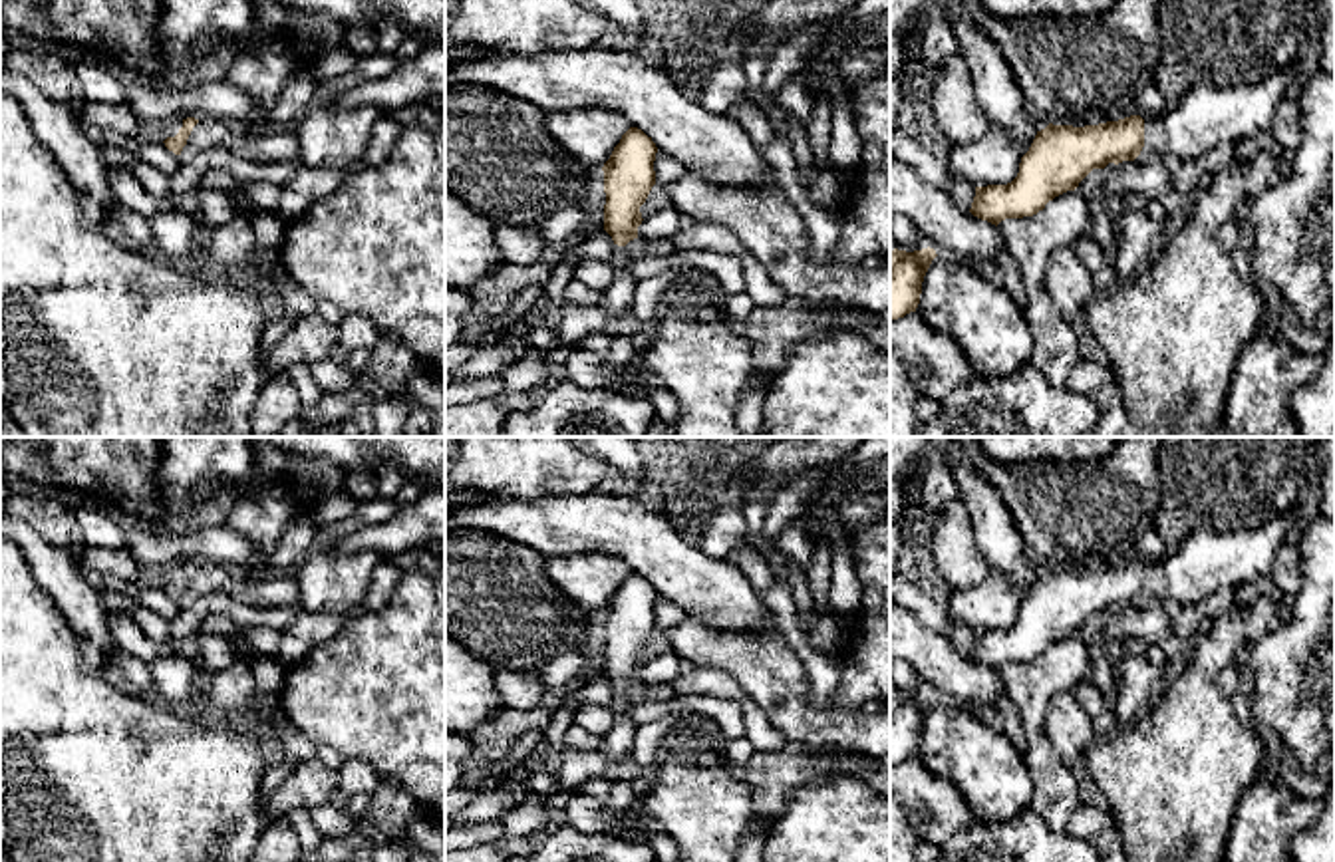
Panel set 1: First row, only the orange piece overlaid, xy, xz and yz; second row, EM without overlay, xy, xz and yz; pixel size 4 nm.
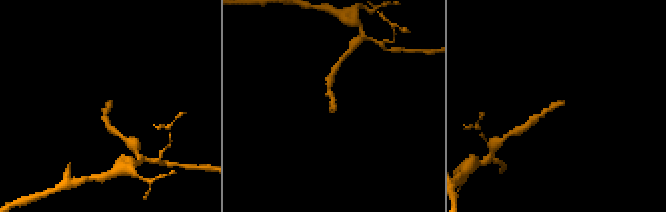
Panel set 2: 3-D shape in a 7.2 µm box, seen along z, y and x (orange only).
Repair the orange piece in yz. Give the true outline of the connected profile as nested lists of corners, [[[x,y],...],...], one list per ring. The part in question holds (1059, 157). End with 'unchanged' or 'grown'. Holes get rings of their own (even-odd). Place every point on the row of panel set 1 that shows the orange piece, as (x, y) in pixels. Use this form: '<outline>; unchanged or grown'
[[[1291,62],[1254,85],[1220,89],[1200,83],[1190,87],[1176,107],[1164,109],[1158,117],[1148,121],[1140,115],[1130,115],[1118,121],[1085,127],[1049,123],[1045,129],[1037,131],[1011,183],[975,187],[969,213],[997,226],[1005,218],[1037,215],[1055,197],[1075,191],[1093,169],[1105,169],[1109,163],[1134,161],[1144,145],[1156,157],[1174,153],[1182,161],[1194,161],[1216,145],[1238,143],[1256,131],[1267,131],[1293,77],[1295,66]]]; grown

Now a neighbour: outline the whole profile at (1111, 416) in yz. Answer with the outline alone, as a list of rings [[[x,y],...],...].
[[[1114,381],[1099,387],[1091,399],[1099,405],[1099,421],[1079,437],[1116,437],[1124,423],[1124,409]]]

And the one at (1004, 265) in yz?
[[[1001,246],[991,258],[991,268],[1003,284],[1003,290],[1015,300],[1015,304],[1023,310],[1027,306],[1027,290],[1023,286],[1019,268],[1013,256]]]

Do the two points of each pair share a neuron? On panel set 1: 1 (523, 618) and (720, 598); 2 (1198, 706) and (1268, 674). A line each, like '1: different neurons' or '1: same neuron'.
1: different neurons
2: different neurons

